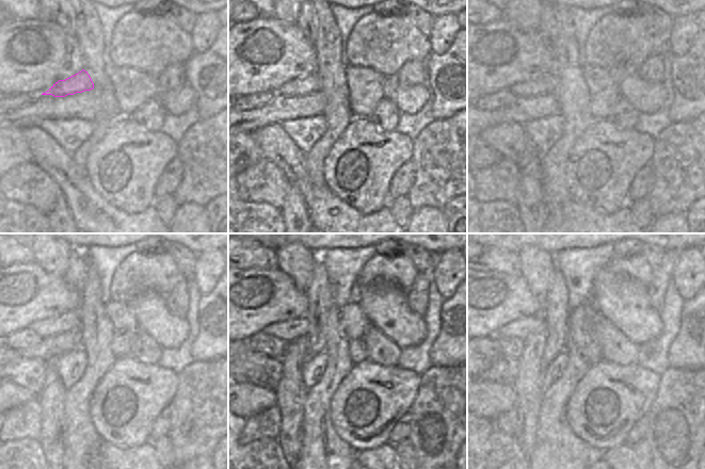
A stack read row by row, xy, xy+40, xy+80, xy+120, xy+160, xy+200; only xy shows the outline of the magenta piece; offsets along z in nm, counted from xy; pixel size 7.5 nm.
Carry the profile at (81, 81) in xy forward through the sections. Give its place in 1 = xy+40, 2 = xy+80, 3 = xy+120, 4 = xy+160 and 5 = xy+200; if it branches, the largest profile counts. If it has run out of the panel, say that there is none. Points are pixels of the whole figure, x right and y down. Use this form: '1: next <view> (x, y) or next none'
1: next xy+40 (310, 83)
2: next xy+80 (544, 84)
3: next xy+120 (67, 322)
4: next xy+160 (287, 330)
5: next xy+200 (522, 328)

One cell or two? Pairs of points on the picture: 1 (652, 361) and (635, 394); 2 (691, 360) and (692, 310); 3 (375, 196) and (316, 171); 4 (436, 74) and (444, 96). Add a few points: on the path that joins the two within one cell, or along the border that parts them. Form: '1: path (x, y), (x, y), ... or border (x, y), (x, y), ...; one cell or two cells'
1: border (636, 362), (651, 369), (660, 376); two cells
2: path (691, 348), (688, 332), (692, 323); one cell
3: border (330, 149), (324, 160), (324, 183); two cells
4: path (438, 79), (444, 84), (444, 91); one cell

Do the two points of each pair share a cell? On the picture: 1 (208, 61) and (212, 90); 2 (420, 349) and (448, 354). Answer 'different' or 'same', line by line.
1: same
2: different

